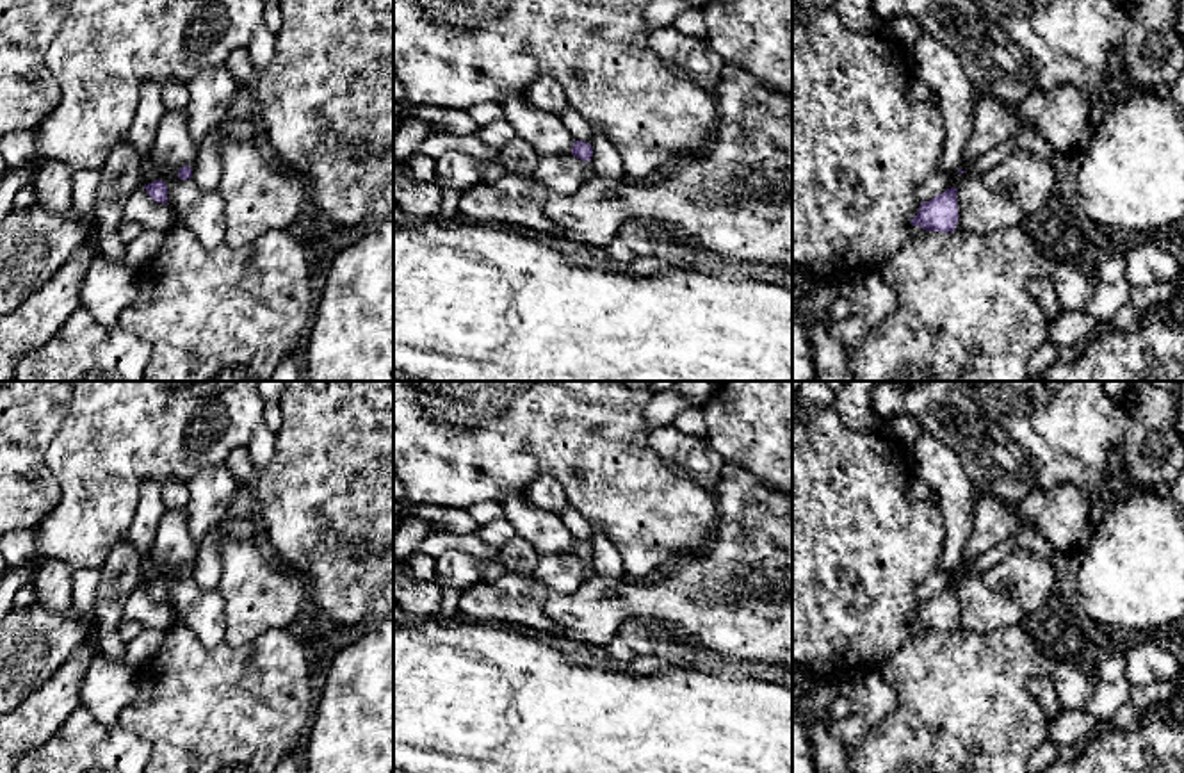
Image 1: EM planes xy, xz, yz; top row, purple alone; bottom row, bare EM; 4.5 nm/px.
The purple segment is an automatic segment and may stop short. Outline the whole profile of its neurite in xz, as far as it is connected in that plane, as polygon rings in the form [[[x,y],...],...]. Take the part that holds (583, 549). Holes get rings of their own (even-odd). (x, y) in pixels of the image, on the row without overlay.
[[[575,540],[572,545],[572,554],[580,557],[586,563],[586,579],[595,575],[595,563],[593,563],[593,547],[589,541]]]

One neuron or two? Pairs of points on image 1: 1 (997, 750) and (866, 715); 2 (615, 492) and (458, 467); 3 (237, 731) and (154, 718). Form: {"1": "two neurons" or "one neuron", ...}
{"1": "two neurons", "2": "one neuron", "3": "one neuron"}

